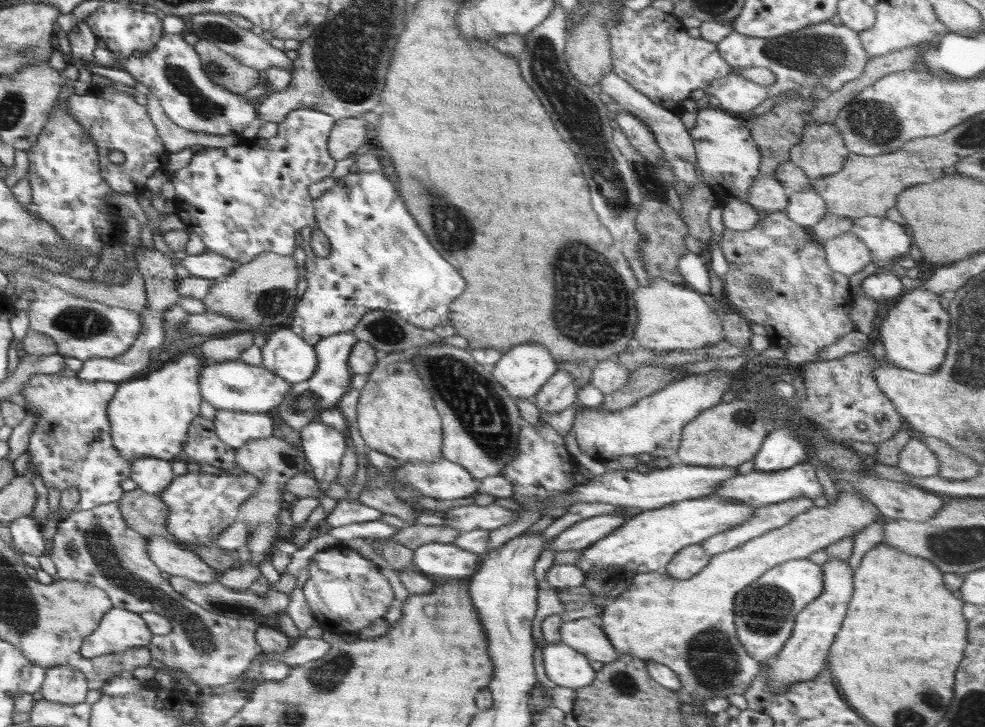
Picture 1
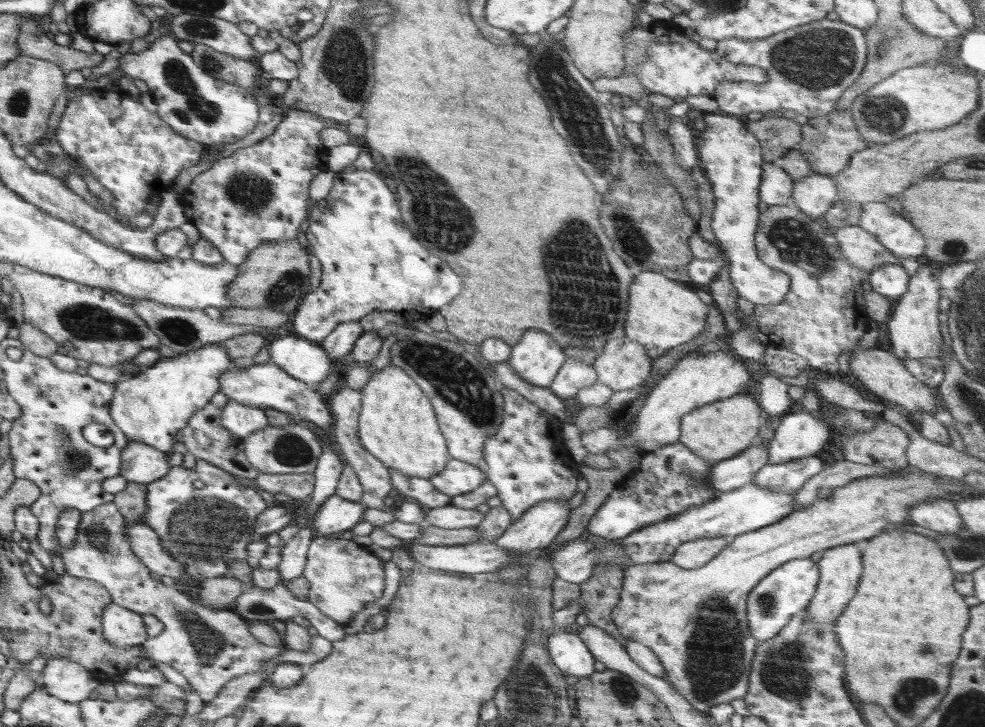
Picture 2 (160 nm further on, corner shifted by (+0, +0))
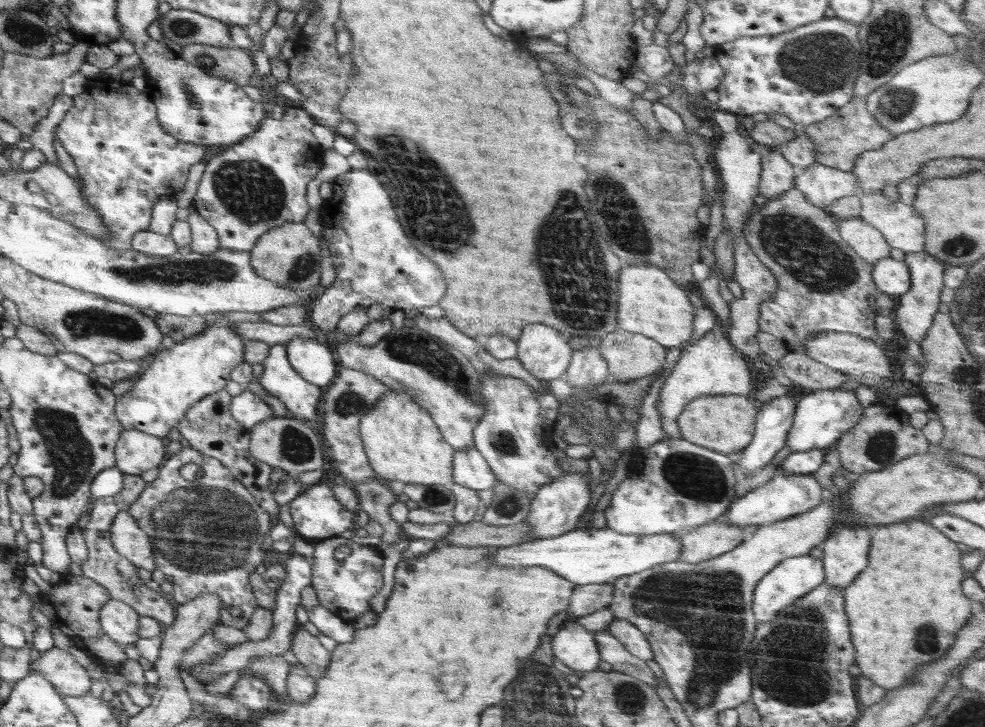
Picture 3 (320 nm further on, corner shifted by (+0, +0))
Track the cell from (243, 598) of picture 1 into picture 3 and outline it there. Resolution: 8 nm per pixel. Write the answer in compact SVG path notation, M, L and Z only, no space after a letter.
M319 604L312 609L306 609L306 614L308 614L309 621L315 624L318 630L336 640L339 643L348 643L353 639L355 629L353 623L346 622L338 616L331 614L326 608L323 608Z

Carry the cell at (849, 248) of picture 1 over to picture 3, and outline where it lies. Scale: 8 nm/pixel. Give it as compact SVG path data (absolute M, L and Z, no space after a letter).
M858 218L838 221L842 240L847 242L862 260L874 264L890 257L892 247L887 243L880 230Z

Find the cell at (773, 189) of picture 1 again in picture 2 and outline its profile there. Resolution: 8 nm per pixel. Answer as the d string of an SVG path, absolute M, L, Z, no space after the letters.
M763 162L759 200L768 205L780 206L792 202L794 179L773 162Z

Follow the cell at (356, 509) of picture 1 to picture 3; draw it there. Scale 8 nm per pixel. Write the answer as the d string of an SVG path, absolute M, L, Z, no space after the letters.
M316 483L306 487L289 505L298 534L312 545L326 538L336 537L345 530L354 530L356 527L356 516L335 498L333 490L326 484Z

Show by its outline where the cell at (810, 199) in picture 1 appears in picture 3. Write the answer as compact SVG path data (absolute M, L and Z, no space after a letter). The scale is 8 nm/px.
M816 162L798 170L794 186L801 190L810 204L823 209L840 198L859 193L859 180L852 171L843 171Z

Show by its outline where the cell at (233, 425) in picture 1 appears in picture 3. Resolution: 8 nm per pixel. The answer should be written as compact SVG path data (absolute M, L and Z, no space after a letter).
M245 390L242 394L234 396L230 403L230 414L237 423L240 423L246 430L250 430L257 424L273 417L272 410L256 394Z

